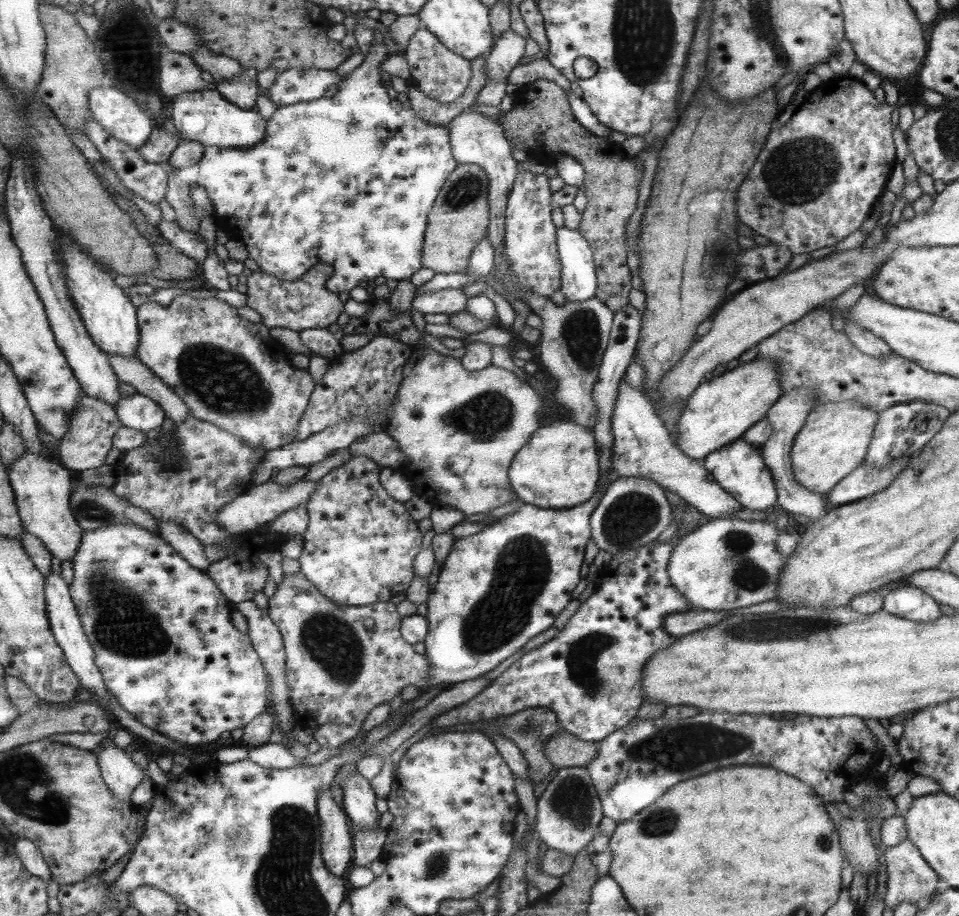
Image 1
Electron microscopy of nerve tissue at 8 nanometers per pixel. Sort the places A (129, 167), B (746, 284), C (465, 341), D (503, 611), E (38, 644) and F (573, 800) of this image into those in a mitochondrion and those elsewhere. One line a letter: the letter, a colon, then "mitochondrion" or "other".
A: other
B: other
C: other
D: mitochondrion
E: other
F: mitochondrion

